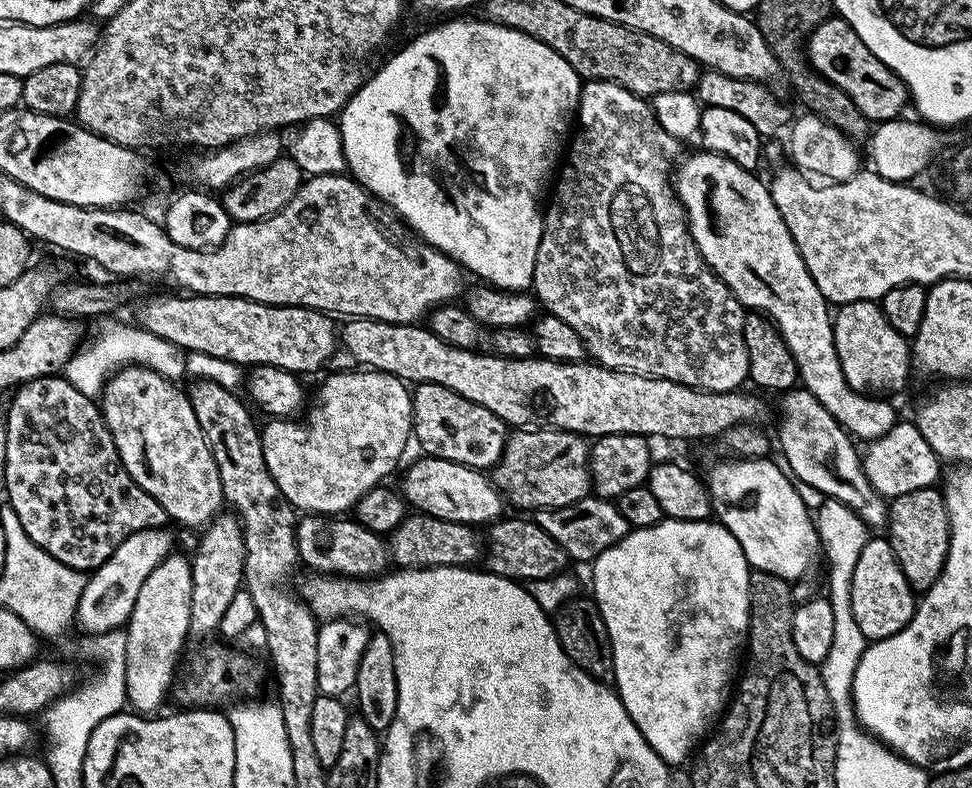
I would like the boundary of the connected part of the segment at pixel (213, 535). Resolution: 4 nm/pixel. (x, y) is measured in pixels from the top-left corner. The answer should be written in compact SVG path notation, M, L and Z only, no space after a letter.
M218 514L212 523L203 529L204 537L196 548L196 557L191 557L193 572L193 597L190 605L189 630L193 637L208 636L224 620L224 615L232 608L236 595L241 595L244 582L244 529L240 526L240 518L235 514Z

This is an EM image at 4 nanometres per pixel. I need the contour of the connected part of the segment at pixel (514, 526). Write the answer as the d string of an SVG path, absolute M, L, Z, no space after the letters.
M501 518L491 525L486 532L486 564L487 571L495 576L504 576L507 580L527 582L550 578L565 571L570 561L566 550L542 530L542 526L535 519L508 520Z

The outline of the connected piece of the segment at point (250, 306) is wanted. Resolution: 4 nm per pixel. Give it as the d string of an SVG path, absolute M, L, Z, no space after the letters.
M176 295L180 296L152 296L149 300L142 301L136 308L135 323L150 334L158 334L158 338L166 338L166 342L174 342L185 353L206 354L241 366L278 366L297 374L316 372L336 356L337 321L329 313L313 308L263 304L233 296Z

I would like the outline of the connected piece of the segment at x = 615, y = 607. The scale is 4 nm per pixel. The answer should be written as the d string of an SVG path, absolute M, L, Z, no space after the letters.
M665 518L659 524L649 528L629 531L628 535L619 540L617 544L607 548L591 565L591 568L592 588L596 591L594 599L600 608L602 618L606 622L606 630L612 639L612 653L614 654L612 674L615 691L618 693L620 701L626 706L630 718L646 738L648 745L664 759L665 764L675 766L675 764L682 763L684 759L687 761L701 747L705 737L713 731L714 721L727 709L730 697L734 692L733 684L738 676L736 651L739 648L741 651L745 647L748 634L748 591L750 590L748 573L750 565L746 554L742 554L742 546L738 546L738 538L734 538L734 534L730 534L730 530L726 530L719 522L713 522L711 519L686 522L685 520Z

